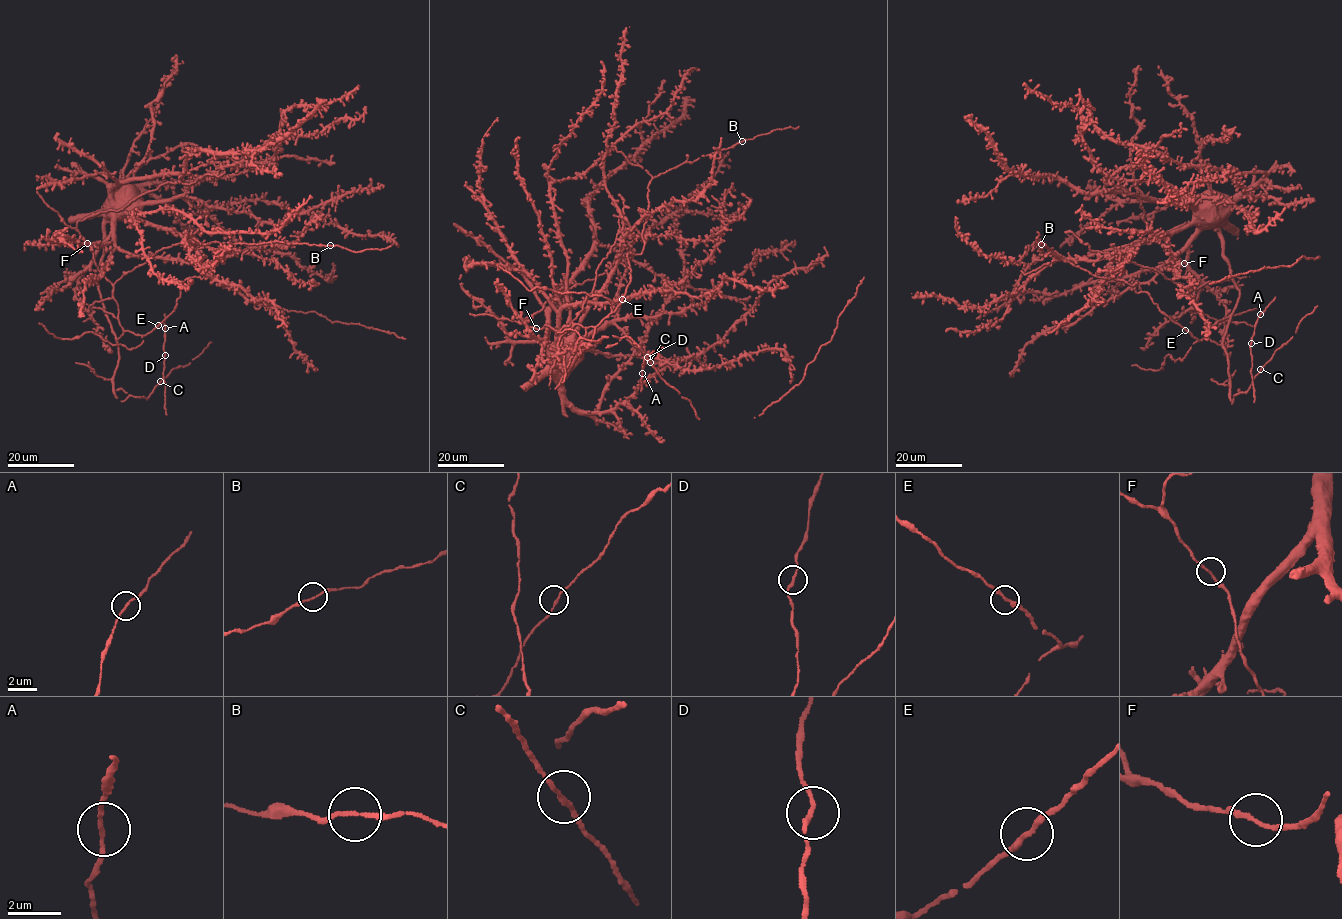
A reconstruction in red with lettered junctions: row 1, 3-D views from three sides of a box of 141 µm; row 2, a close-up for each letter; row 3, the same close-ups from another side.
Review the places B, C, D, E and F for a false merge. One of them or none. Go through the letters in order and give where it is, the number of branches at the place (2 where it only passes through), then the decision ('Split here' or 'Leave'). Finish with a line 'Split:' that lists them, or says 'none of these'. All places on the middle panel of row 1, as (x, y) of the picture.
B: Place: (742, 141). Branches: 2. Leave
C: Place: (650, 362). Branches: 2. Leave
D: Place: (647, 357). Branches: 2. Leave
E: Place: (622, 299). Branches: 2. Leave
F: Place: (536, 328). Branches: 2. Leave
Split: none of these

